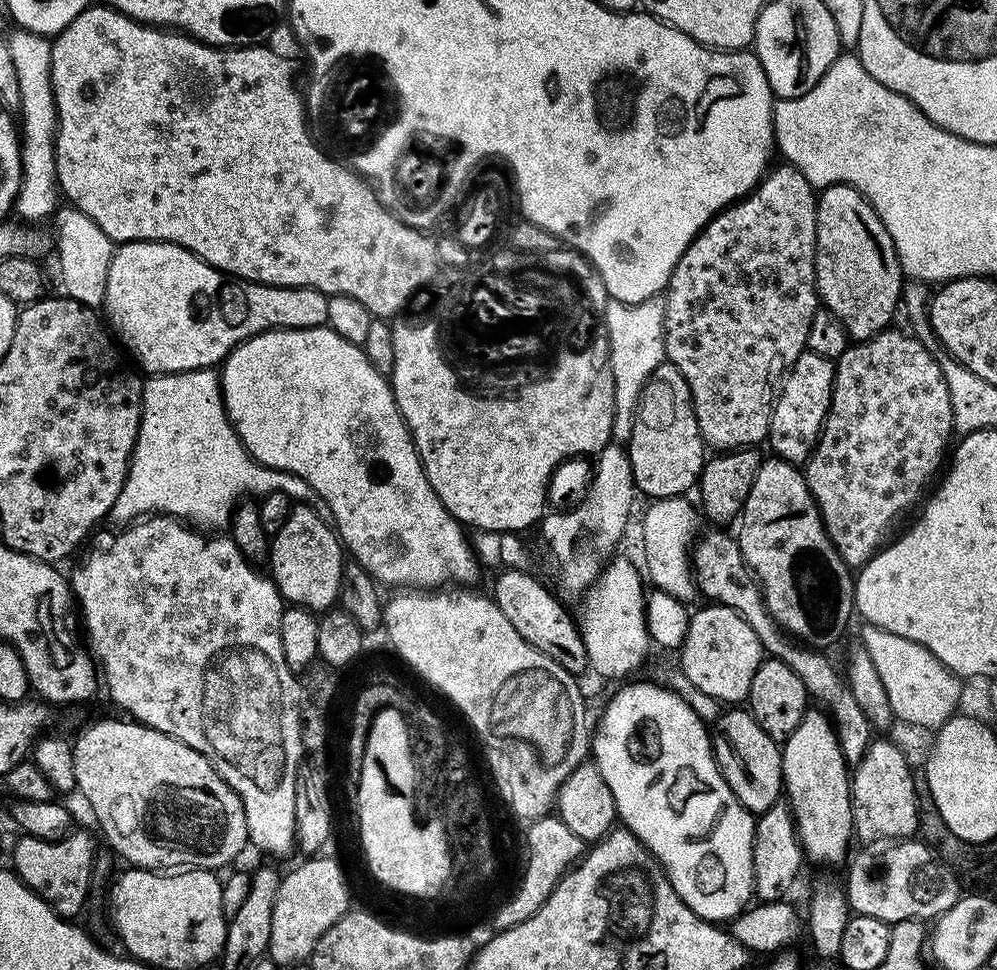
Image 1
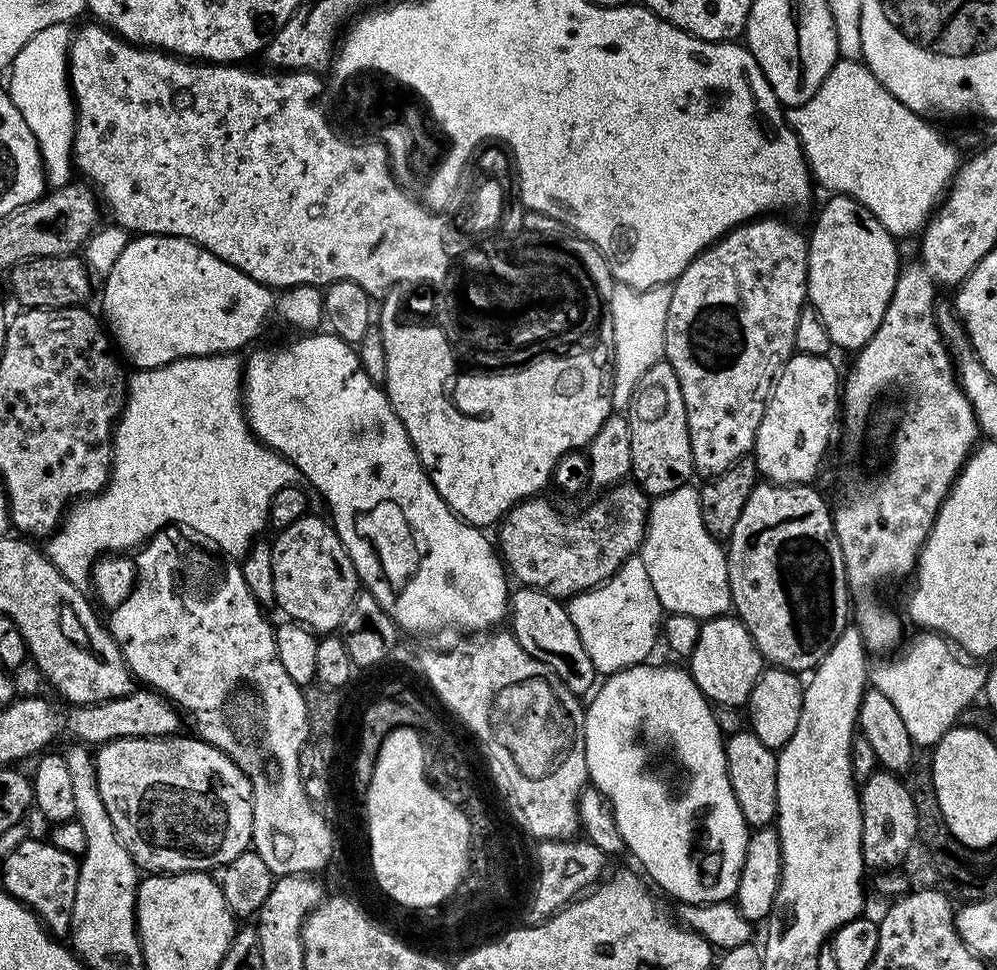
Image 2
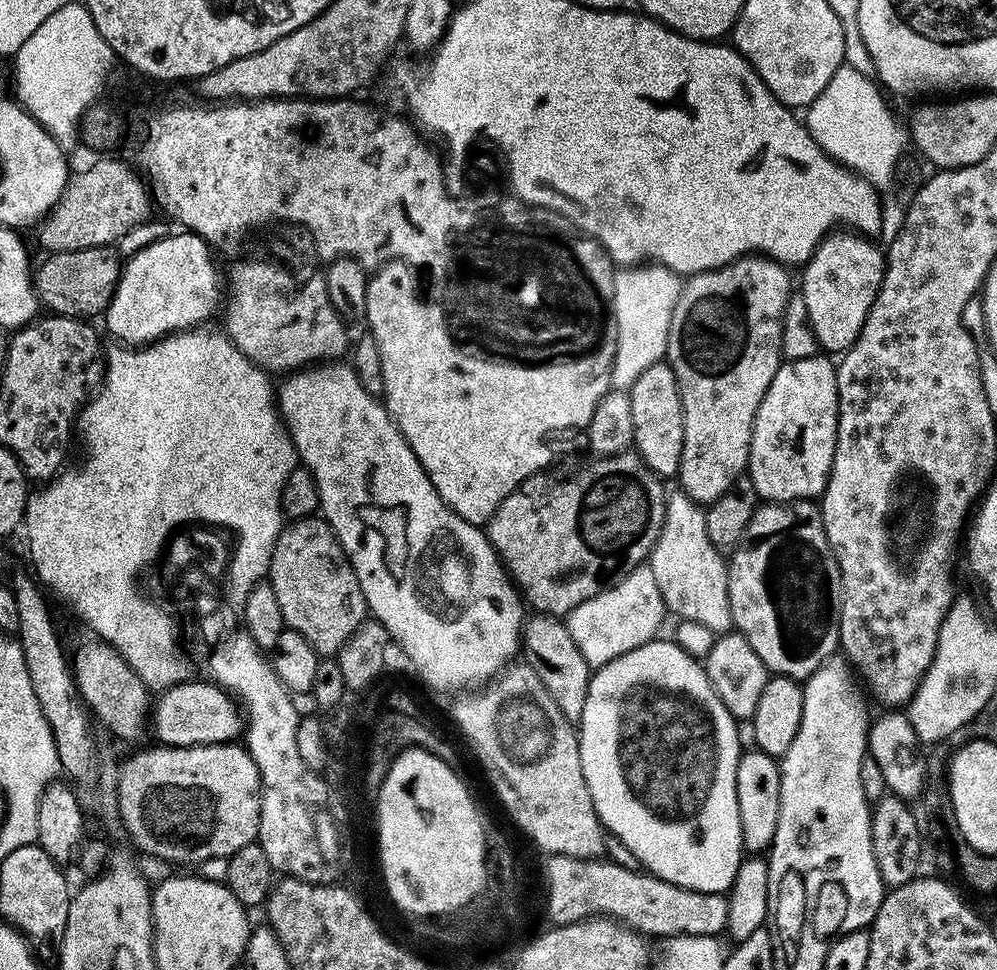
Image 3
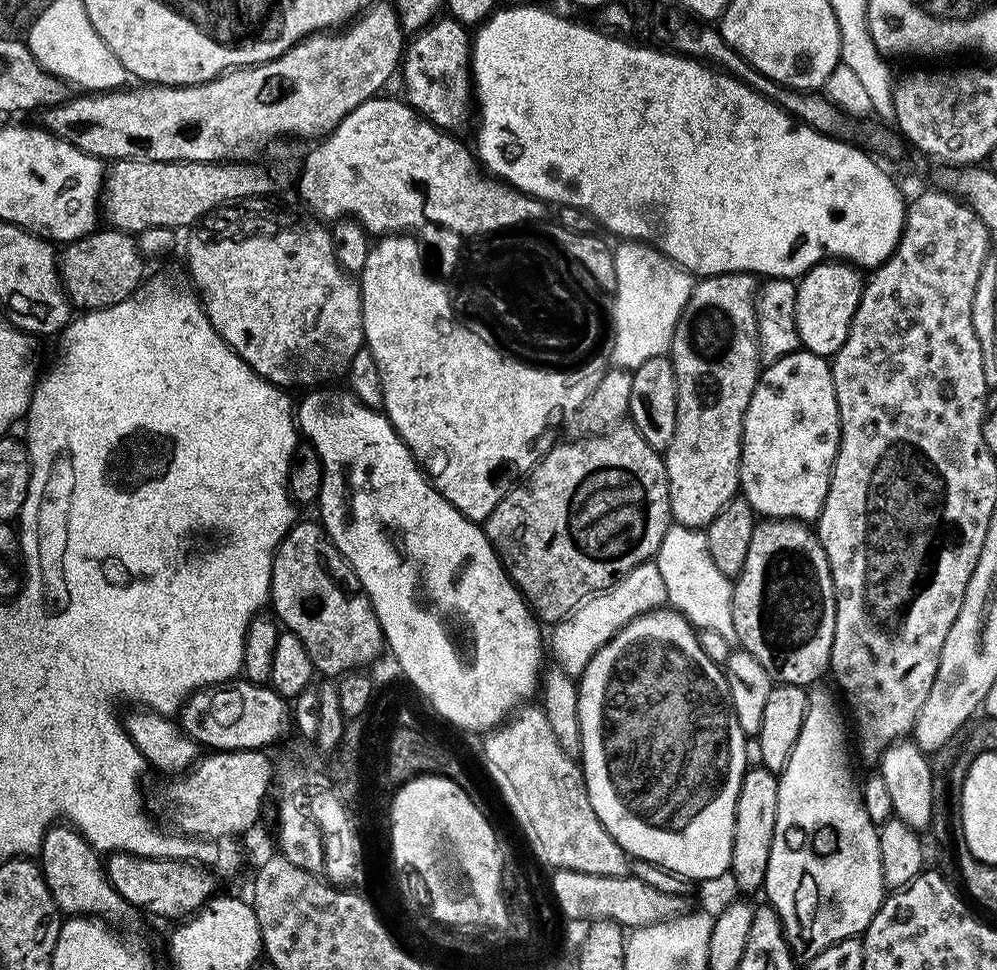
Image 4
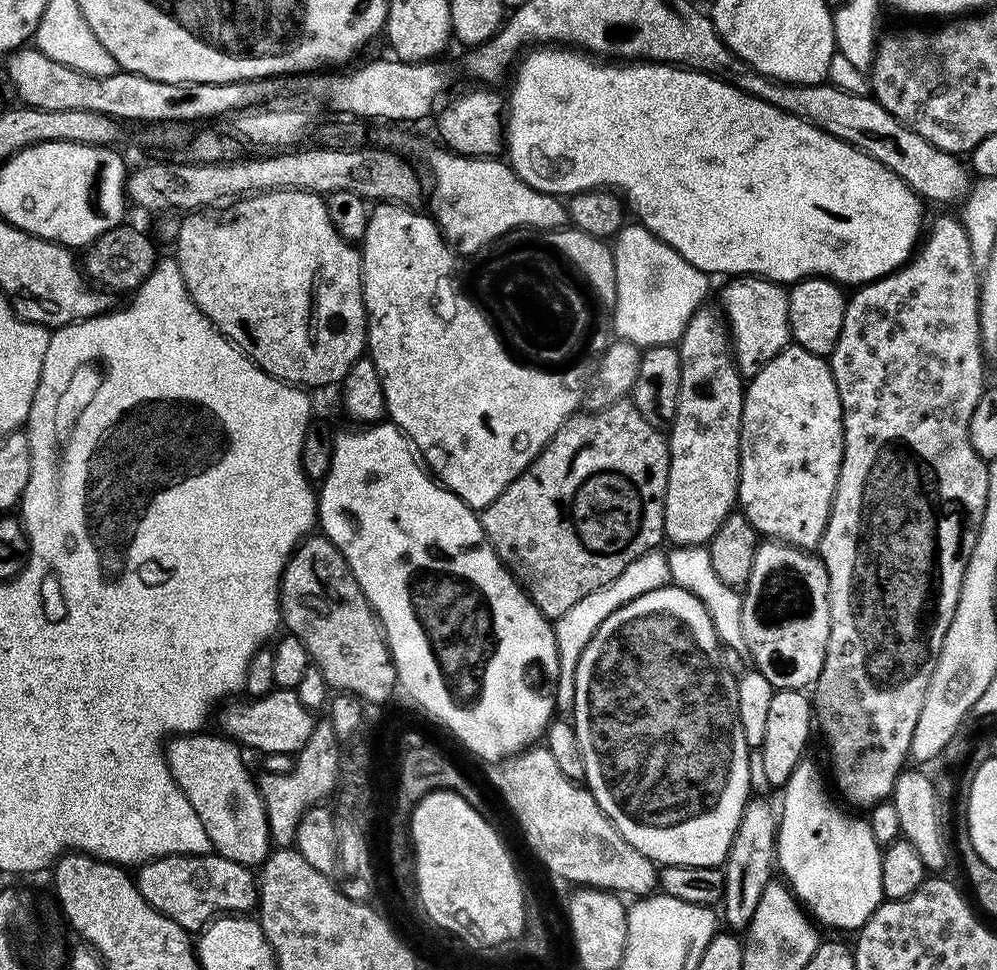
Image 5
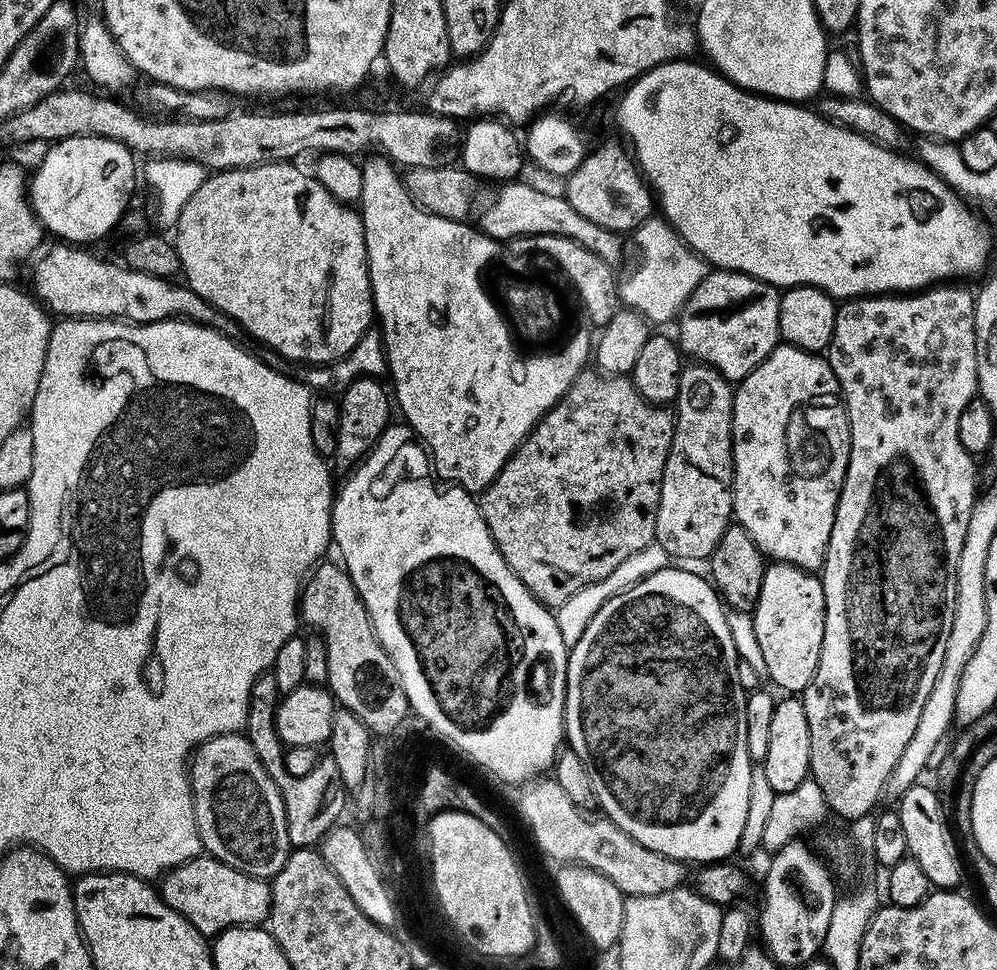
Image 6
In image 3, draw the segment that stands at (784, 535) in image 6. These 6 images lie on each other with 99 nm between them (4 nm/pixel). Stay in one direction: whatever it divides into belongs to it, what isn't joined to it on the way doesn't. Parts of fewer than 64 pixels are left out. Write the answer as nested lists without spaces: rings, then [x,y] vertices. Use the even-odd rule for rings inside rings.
[[[817,354],[801,360],[781,363],[774,374],[774,382],[766,390],[758,406],[752,427],[752,441],[746,475],[754,482],[754,490],[761,501],[788,504],[791,500],[815,501],[824,495],[828,475],[834,462],[834,446],[838,430],[838,386],[836,364],[829,357]]]

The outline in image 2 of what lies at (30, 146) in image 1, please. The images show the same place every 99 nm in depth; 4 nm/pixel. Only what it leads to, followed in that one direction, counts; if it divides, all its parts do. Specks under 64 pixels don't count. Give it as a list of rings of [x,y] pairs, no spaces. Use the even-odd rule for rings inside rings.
[[[67,23],[51,24],[46,30],[38,30],[38,34],[18,50],[7,73],[8,96],[14,106],[18,106],[18,114],[26,118],[26,126],[30,126],[30,134],[34,134],[38,142],[49,189],[66,186],[74,176],[72,143],[76,133],[76,105],[68,83],[68,46],[73,35],[73,29]]]

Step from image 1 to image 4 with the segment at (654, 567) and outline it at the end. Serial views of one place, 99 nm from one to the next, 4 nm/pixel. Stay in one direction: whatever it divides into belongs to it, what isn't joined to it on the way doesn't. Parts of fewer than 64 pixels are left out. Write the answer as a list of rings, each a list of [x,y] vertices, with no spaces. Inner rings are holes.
[[[678,523],[669,525],[654,562],[666,585],[669,605],[675,611],[683,613],[693,627],[715,630],[735,645],[737,631],[734,630],[733,622],[733,583],[728,576],[719,573],[718,566],[712,561],[703,531],[682,527]]]

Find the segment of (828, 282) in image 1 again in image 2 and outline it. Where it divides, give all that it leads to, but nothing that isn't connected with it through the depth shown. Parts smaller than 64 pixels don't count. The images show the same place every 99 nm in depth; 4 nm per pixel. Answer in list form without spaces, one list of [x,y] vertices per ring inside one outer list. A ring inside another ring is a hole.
[[[832,194],[827,197],[828,201],[820,208],[820,213],[816,216],[816,225],[812,228],[812,236],[807,237],[808,242],[808,294],[807,303],[814,310],[818,310],[818,318],[822,318],[822,326],[826,326],[826,334],[830,334],[833,345],[837,349],[845,348],[848,354],[855,354],[860,351],[862,346],[866,346],[866,342],[870,342],[870,338],[874,338],[878,326],[882,322],[882,314],[886,314],[886,306],[890,302],[890,294],[894,294],[894,286],[898,282],[898,274],[902,267],[902,259],[900,260],[900,252],[896,249],[898,244],[897,237],[891,236],[886,230],[886,226],[882,226],[882,222],[878,222],[878,218],[874,218],[874,214],[870,214],[870,210],[866,210],[866,206],[862,206],[854,198]]]

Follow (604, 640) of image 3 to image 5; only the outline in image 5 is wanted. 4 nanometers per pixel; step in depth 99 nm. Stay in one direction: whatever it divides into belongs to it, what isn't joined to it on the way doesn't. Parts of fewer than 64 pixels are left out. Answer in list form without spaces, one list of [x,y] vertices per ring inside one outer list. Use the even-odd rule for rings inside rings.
[[[664,550],[647,552],[634,558],[634,562],[630,562],[626,570],[622,570],[622,574],[614,578],[614,582],[586,594],[582,602],[576,603],[573,608],[566,610],[566,614],[562,614],[562,618],[554,621],[554,638],[558,646],[557,713],[571,714],[574,710],[574,682],[578,670],[578,658],[582,658],[582,650],[586,650],[590,638],[594,638],[598,626],[602,626],[602,622],[606,622],[606,618],[610,618],[610,614],[614,614],[618,606],[626,606],[626,602],[642,594],[650,594],[650,590],[669,587],[672,583],[668,552]]]

